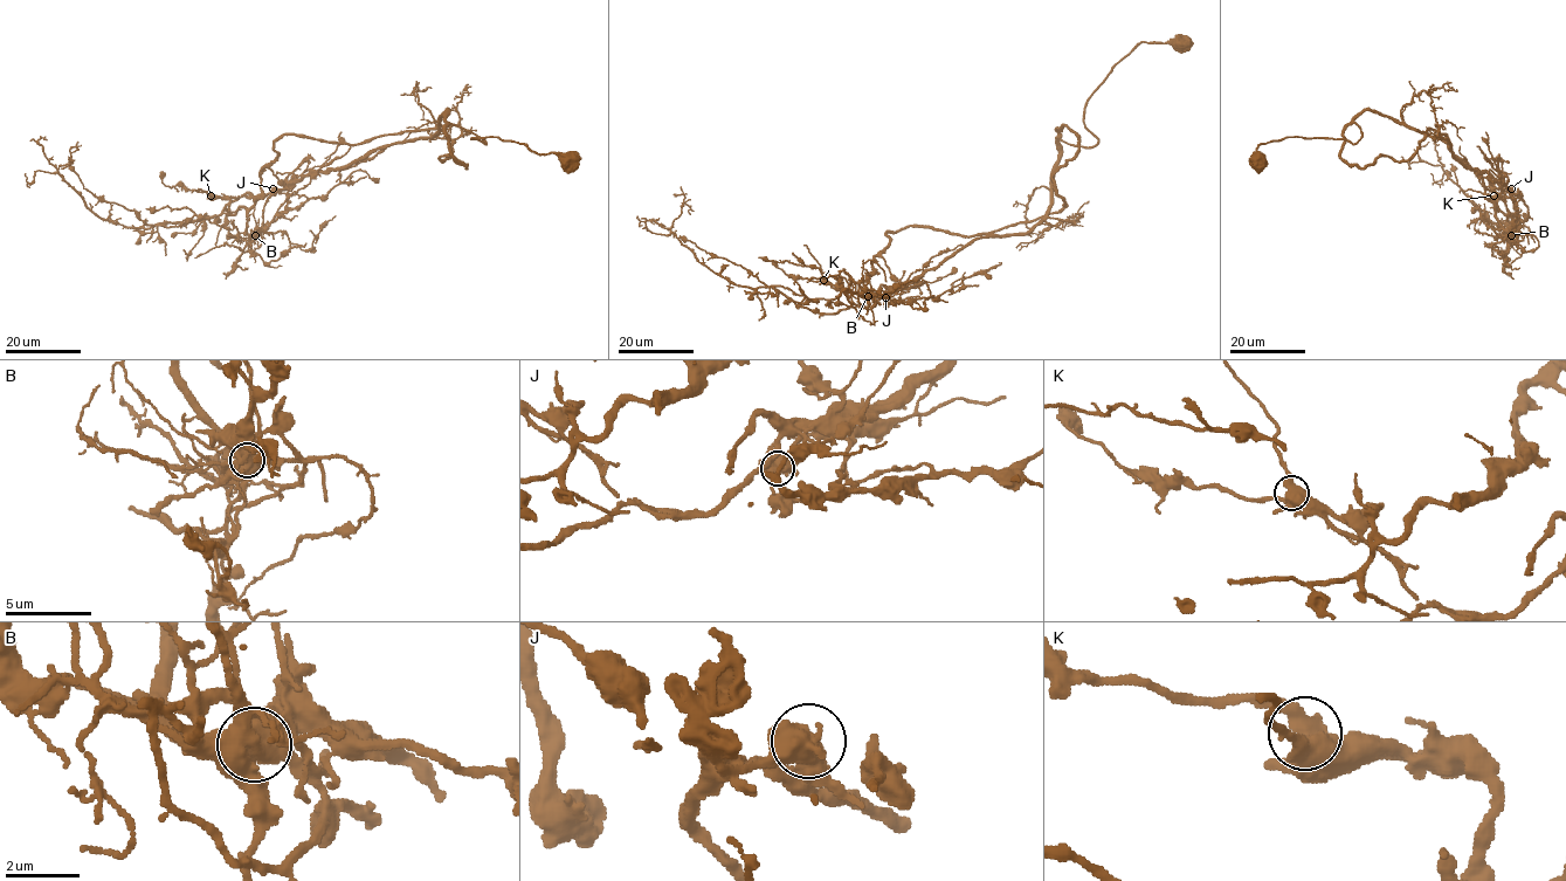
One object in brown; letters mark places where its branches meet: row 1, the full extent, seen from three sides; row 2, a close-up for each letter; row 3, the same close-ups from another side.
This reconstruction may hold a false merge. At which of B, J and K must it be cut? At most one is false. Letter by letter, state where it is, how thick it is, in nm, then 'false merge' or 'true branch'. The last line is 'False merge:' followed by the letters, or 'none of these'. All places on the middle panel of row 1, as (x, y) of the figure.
B: (868, 296) | 650 nm | false merge
J: (885, 297) | 600 nm | true branch
K: (823, 280) | 500 nm | true branch
False merge: B

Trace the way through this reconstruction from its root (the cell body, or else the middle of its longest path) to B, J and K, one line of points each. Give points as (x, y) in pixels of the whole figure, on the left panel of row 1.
B: (571, 162), (471, 138), (485, 143), (449, 123), (446, 109), (432, 136), (288, 181), (264, 204), (255, 235)
J: (571, 162), (499, 137), (471, 138), (485, 143), (449, 123), (446, 109), (432, 136), (377, 146), (273, 188)
K: (571, 162), (471, 138), (485, 143), (449, 123), (446, 109), (432, 136), (259, 195), (211, 195)

